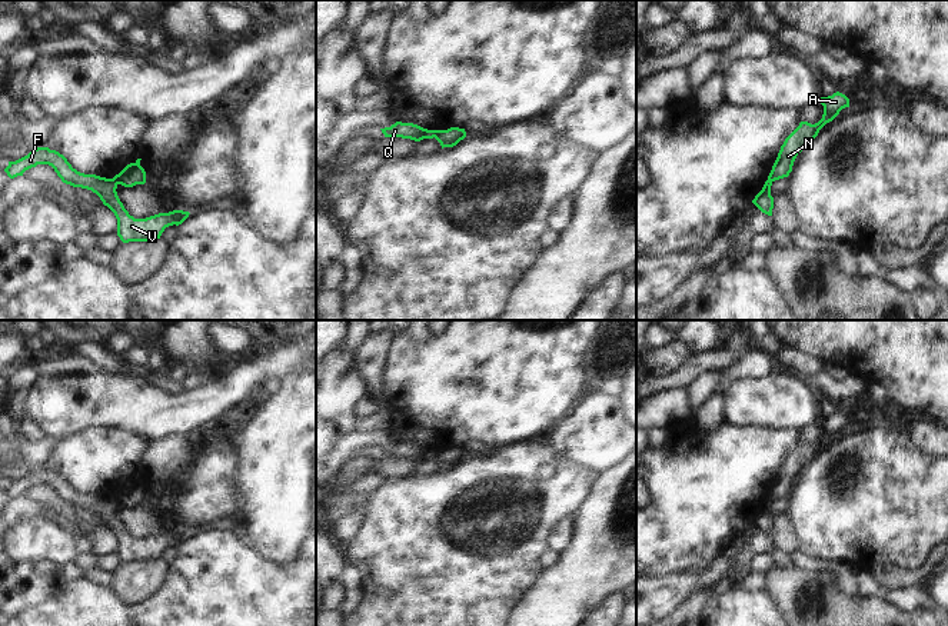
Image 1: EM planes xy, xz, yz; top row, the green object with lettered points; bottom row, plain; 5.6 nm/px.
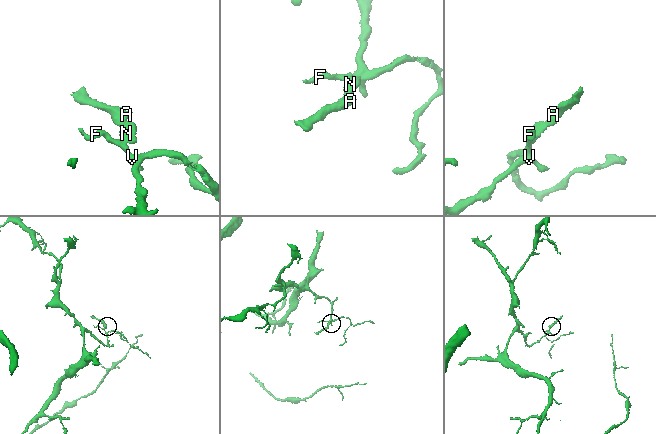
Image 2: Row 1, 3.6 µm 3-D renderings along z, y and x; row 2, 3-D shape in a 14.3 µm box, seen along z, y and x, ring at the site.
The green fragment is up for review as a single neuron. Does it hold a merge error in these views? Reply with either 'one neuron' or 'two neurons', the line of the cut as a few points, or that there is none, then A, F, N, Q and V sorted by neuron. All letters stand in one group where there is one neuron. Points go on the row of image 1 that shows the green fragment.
two neurons; cut in xz along (436, 130), (433, 136); A N / F Q V

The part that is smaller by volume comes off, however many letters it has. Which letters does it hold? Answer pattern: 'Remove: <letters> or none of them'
Remove: A, N

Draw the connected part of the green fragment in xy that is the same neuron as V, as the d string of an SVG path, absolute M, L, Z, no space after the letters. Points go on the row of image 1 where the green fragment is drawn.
M37 147L27 156L9 162L4 169L10 179L23 176L23 173L37 164L49 164L54 169L63 183L73 187L82 187L96 193L104 206L107 206L117 219L117 236L123 243L129 242L154 242L160 239L162 233L169 226L179 226L187 217L189 212L173 210L169 213L159 213L146 219L134 219L124 209L117 196L117 182L96 174L84 174L71 167L67 159L56 150L49 147Z

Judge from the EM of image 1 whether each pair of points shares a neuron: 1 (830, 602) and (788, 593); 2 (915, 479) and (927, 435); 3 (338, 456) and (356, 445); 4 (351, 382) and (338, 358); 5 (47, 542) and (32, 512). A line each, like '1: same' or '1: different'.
1: same
2: different
3: same
4: same
5: different

